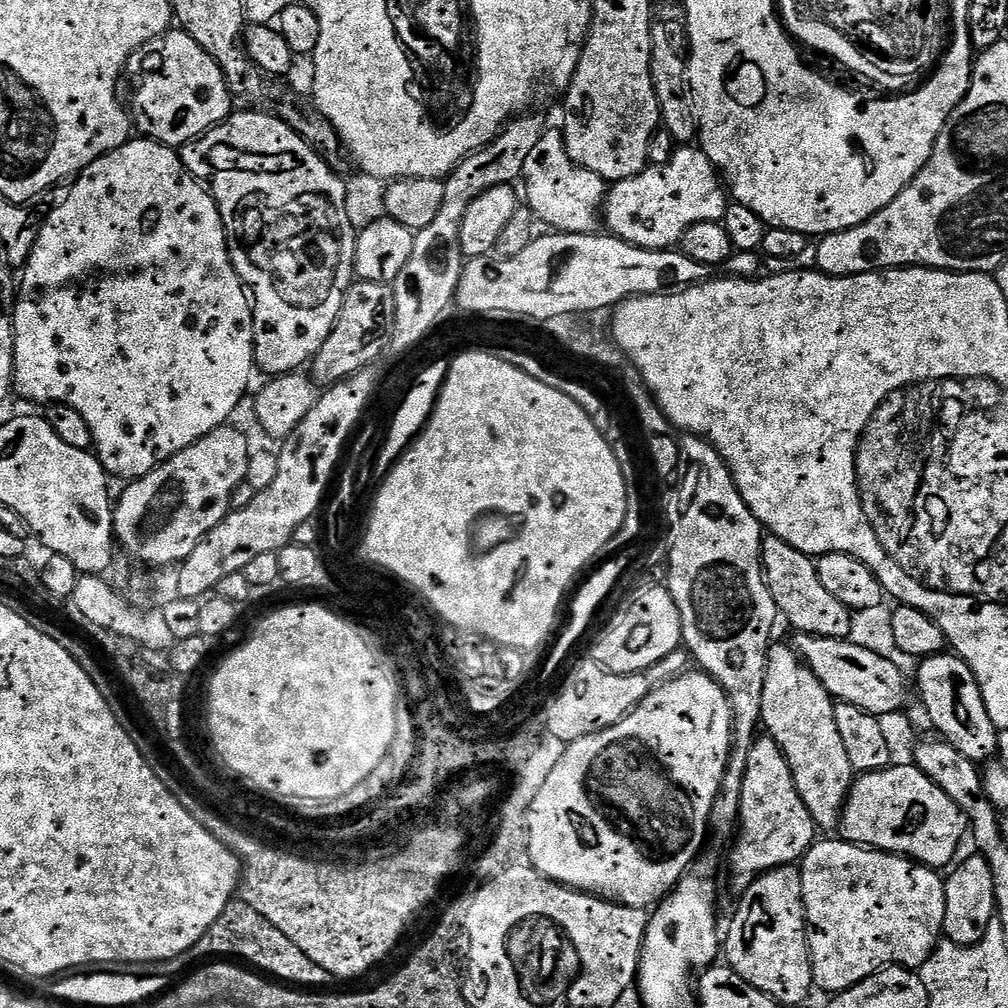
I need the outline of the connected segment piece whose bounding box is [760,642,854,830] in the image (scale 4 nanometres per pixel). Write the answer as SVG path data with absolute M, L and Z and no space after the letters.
M776 642L769 647L761 706L763 731L778 742L792 771L794 786L806 810L810 810L810 818L814 818L817 829L835 829L840 823L854 773L834 722L836 704L791 643Z

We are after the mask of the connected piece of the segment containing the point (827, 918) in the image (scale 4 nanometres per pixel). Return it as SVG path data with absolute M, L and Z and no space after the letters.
M839 838L822 840L813 843L799 865L813 985L827 994L837 994L889 965L919 969L942 939L945 877L937 869L917 864L907 856L878 852Z

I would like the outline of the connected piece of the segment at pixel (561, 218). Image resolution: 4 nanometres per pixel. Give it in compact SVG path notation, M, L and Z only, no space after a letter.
M545 129L545 132L534 146L532 153L526 158L523 166L522 185L526 188L524 198L534 216L544 225L550 225L551 229L568 233L595 233L602 218L602 207L607 195L607 183L600 175L593 171L578 167L565 150L564 134L561 129Z

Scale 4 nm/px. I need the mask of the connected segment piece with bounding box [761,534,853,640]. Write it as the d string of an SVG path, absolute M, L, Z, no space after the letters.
M767 535L761 541L761 568L770 594L776 603L776 611L796 627L797 633L842 640L850 634L852 609L842 606L822 587L818 579L815 561L804 552L794 550L776 536Z

